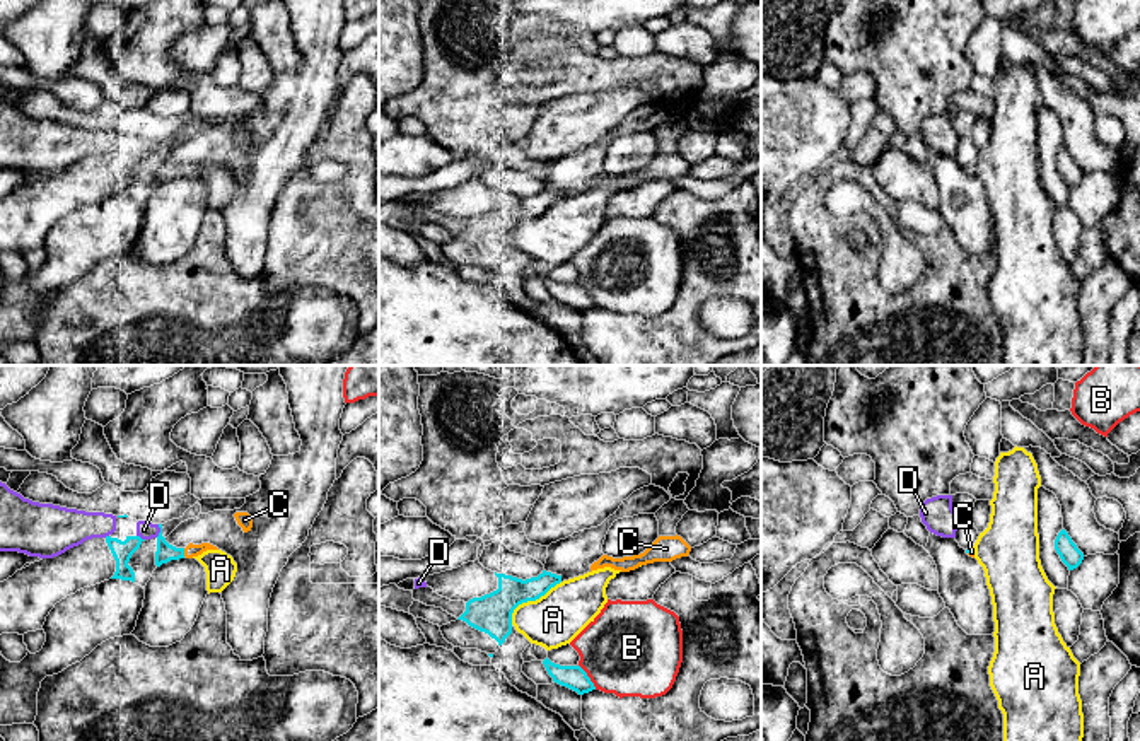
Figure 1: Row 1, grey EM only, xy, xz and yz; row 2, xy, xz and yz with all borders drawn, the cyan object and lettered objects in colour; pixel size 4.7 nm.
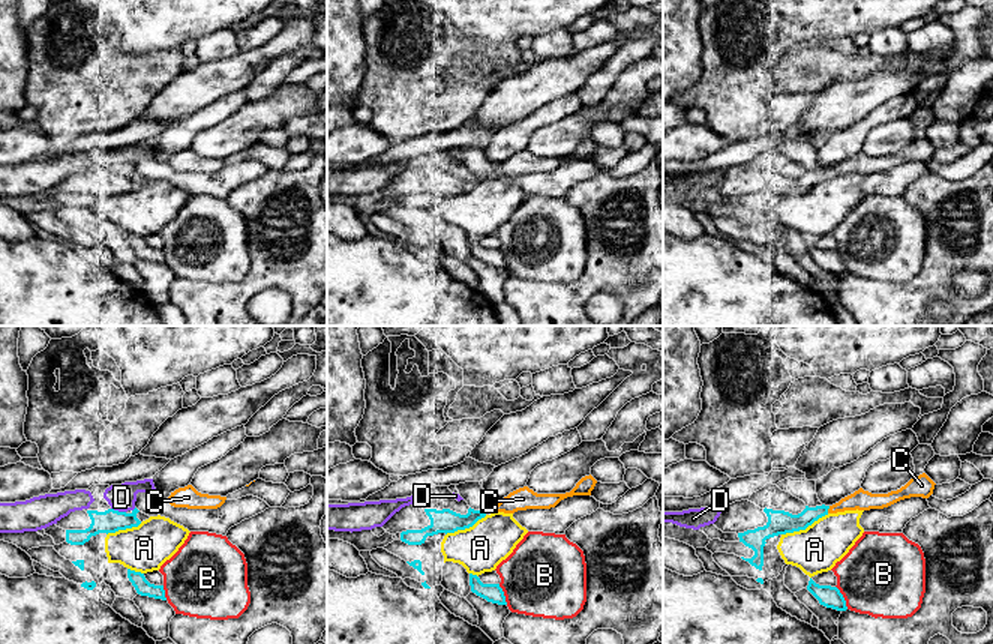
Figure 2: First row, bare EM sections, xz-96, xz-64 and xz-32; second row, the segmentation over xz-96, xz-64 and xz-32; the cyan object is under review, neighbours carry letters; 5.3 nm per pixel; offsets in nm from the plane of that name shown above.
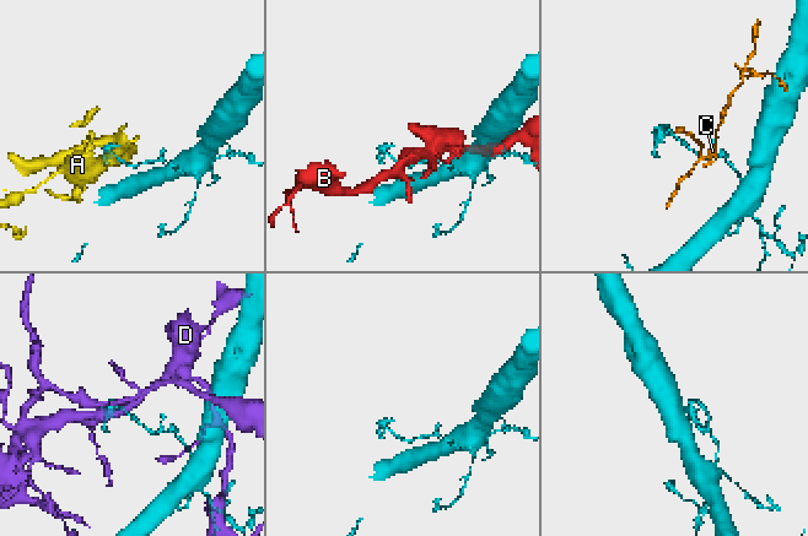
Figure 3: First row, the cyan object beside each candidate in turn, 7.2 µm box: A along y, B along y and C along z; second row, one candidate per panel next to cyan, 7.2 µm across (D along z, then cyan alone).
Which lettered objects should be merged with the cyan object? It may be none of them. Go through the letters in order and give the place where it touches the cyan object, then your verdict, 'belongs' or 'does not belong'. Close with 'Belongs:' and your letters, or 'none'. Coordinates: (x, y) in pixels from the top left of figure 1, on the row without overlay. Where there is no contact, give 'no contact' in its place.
A: xz (529, 217) | does not belong
B: xz (587, 294) | does not belong
C: xy (183, 169) | belongs
D: xy (161, 149) | does not belong
Belongs: C

